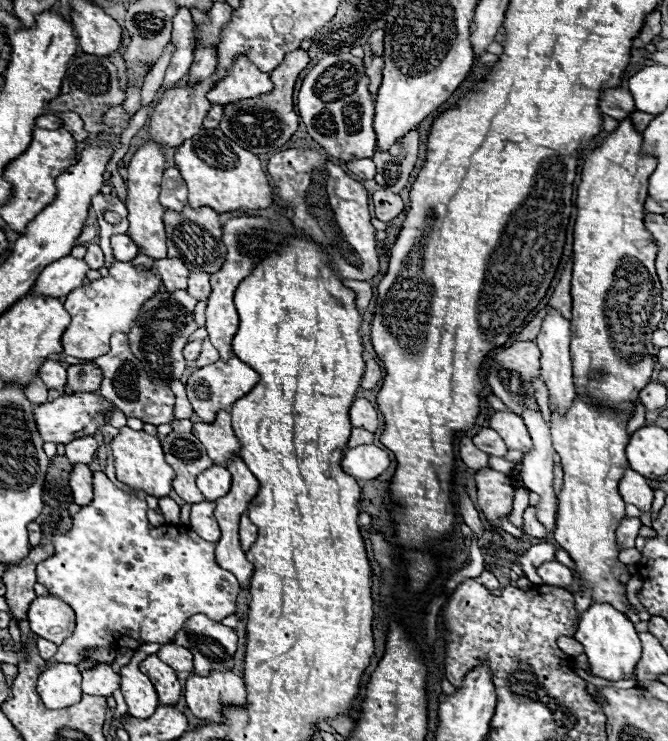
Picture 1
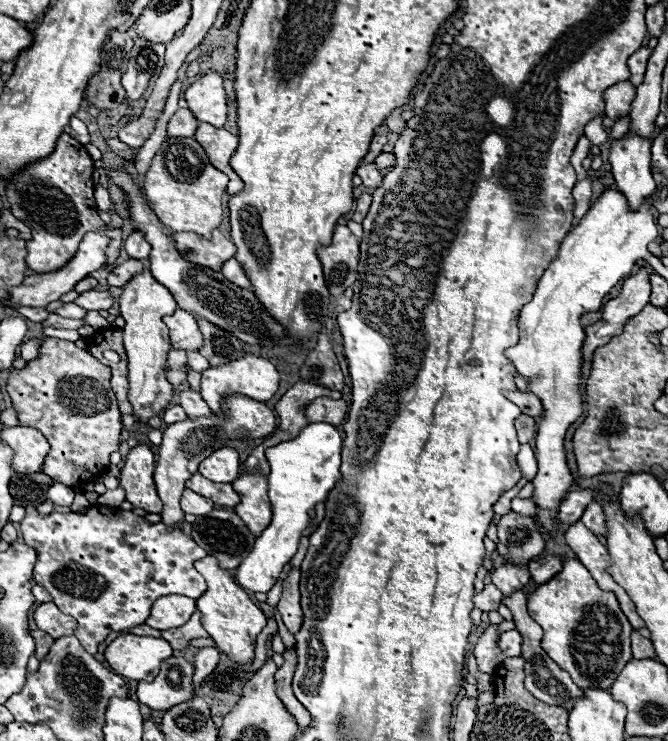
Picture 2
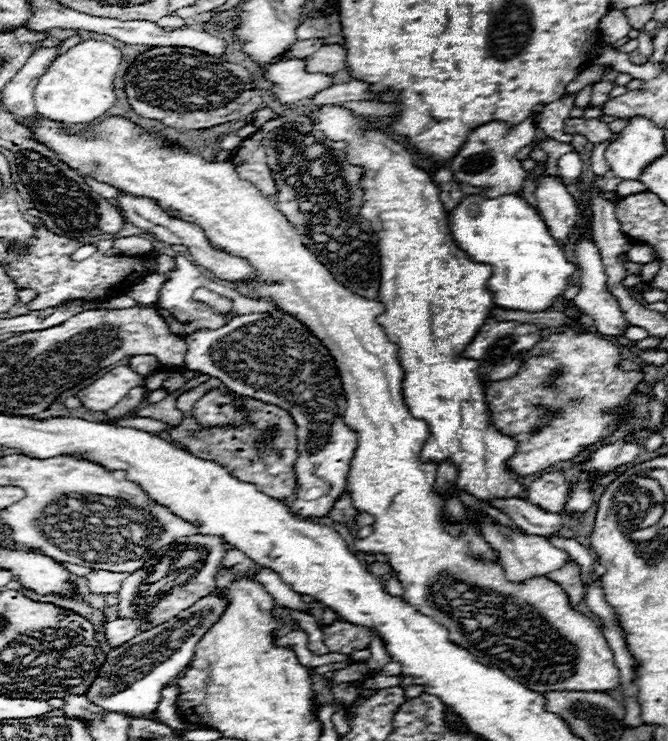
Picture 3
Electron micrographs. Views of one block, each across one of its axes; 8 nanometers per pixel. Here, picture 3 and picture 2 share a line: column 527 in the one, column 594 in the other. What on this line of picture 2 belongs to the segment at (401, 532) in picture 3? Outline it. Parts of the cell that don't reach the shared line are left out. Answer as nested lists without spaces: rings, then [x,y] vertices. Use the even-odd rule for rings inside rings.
[[[568,558],[562,562],[562,566],[564,568],[560,574],[556,574],[546,584],[538,586],[534,594],[528,596],[528,612],[544,628],[542,648],[560,668],[564,668],[572,676],[572,680],[580,688],[610,688],[616,676],[620,674],[620,668],[624,668],[624,664],[632,660],[632,650],[630,650],[632,626],[624,616],[624,612],[620,610],[616,594],[600,590],[590,572],[582,566],[578,558]]]

